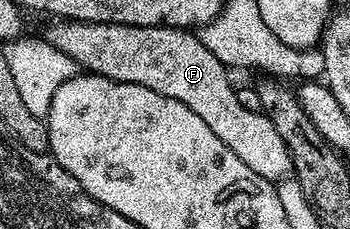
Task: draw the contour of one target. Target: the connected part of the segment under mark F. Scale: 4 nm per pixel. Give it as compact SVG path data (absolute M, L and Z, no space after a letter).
M54 19L49 22L51 25L44 32L44 39L48 43L52 43L52 47L56 47L56 51L64 51L64 55L68 55L68 59L72 59L83 70L96 73L99 77L107 77L108 79L116 79L124 83L136 83L148 87L152 91L156 91L160 95L164 95L168 99L176 99L180 103L184 103L188 107L188 111L196 111L196 115L200 115L200 119L204 119L204 123L208 123L208 127L212 127L212 131L216 135L216 139L220 139L227 147L236 155L240 155L247 167L252 167L252 171L256 171L256 175L260 175L264 179L272 182L279 182L289 178L292 173L290 163L290 152L284 143L284 139L280 139L276 127L272 127L272 123L267 119L263 112L248 111L244 107L240 107L240 99L238 98L238 89L236 85L230 82L227 66L220 63L220 59L216 59L216 55L212 55L212 51L208 51L208 47L204 47L201 36L197 32L190 29L173 29L172 27L164 27L163 25L153 25L152 27L136 27L135 25L117 25L116 23L92 23L91 21L67 21L65 19Z

